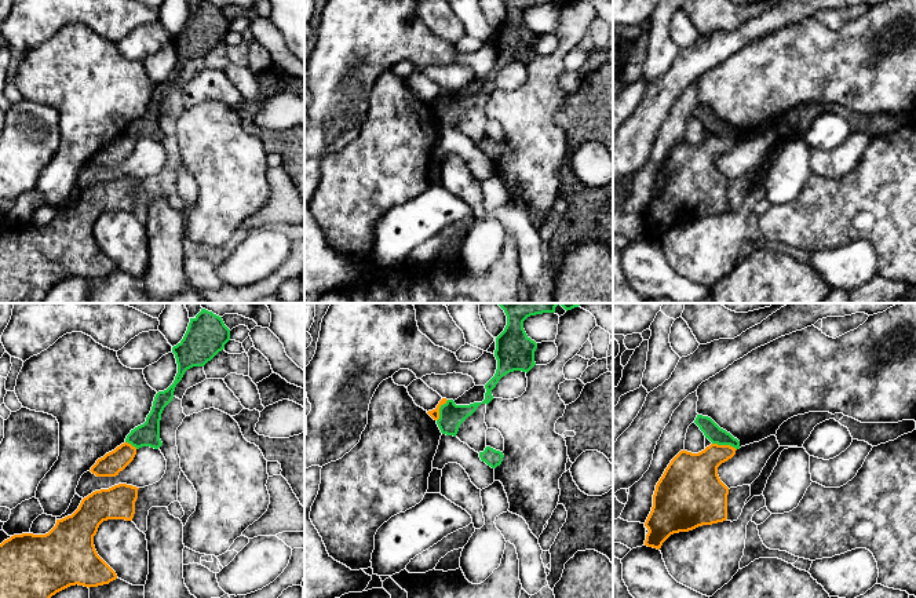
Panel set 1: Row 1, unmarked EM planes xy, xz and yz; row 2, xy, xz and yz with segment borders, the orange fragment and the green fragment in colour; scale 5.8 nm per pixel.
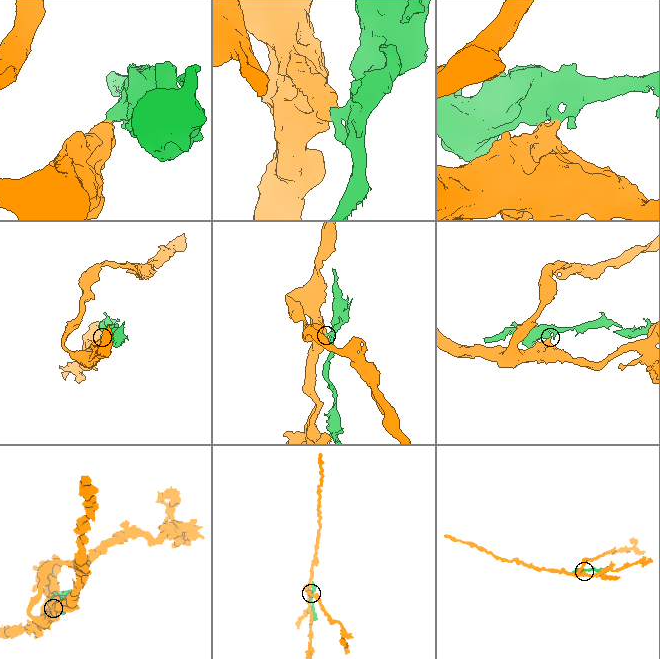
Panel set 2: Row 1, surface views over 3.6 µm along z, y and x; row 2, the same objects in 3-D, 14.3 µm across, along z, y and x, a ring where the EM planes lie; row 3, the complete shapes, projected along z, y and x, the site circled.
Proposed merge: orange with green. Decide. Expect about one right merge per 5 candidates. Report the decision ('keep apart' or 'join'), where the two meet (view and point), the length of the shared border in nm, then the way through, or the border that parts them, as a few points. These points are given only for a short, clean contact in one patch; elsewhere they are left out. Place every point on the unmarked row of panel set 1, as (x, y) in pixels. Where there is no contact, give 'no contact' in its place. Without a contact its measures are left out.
keep apart; contact yz (725, 137); length 150 nm; border yz (712, 134), (732, 137), (736, 141)

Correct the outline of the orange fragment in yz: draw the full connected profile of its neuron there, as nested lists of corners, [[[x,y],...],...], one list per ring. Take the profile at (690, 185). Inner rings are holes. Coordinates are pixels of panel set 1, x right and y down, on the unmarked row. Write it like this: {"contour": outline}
{"contour": [[[711,135],[698,145],[683,141],[671,152],[656,176],[653,198],[645,214],[649,222],[645,237],[660,241],[674,225],[689,223],[727,211],[729,179],[720,172],[718,158],[731,150],[736,142],[730,136]]]}

